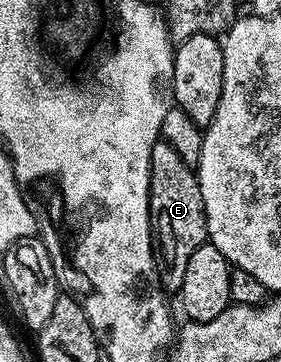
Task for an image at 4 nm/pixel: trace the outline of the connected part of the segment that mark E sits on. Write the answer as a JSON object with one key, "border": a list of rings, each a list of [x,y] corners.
{"border":[[[163,140],[152,146],[148,214],[152,217],[152,237],[163,289],[169,295],[179,295],[182,276],[186,276],[186,264],[190,256],[194,256],[194,248],[208,241],[208,225],[197,173],[184,163],[178,152],[174,152],[171,144]]]}

